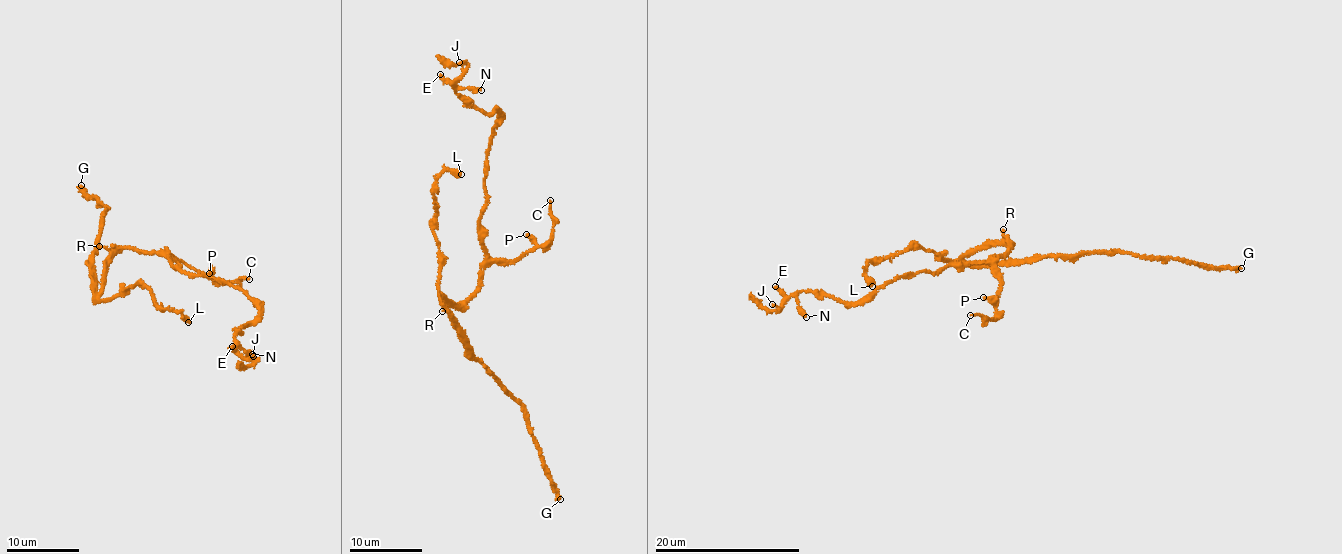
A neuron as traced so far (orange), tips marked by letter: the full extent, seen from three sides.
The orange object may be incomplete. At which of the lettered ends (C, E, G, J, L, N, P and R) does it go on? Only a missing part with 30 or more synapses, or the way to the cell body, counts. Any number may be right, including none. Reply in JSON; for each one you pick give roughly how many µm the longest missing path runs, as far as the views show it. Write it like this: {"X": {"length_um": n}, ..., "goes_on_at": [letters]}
{"goes_on_at": []}

